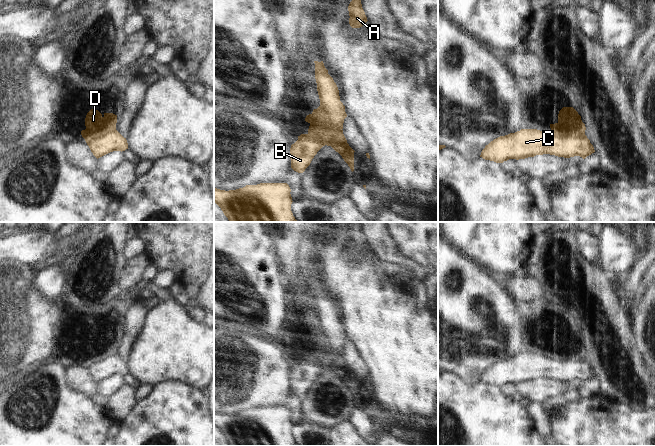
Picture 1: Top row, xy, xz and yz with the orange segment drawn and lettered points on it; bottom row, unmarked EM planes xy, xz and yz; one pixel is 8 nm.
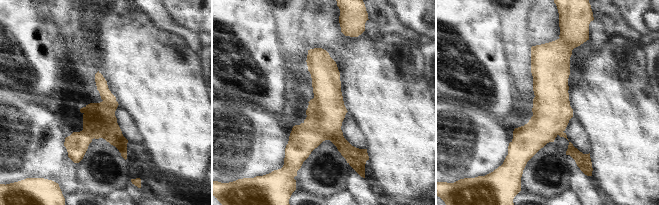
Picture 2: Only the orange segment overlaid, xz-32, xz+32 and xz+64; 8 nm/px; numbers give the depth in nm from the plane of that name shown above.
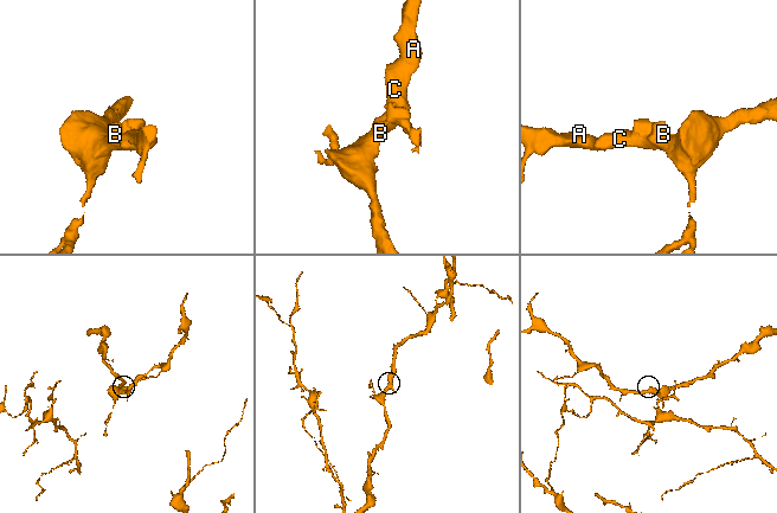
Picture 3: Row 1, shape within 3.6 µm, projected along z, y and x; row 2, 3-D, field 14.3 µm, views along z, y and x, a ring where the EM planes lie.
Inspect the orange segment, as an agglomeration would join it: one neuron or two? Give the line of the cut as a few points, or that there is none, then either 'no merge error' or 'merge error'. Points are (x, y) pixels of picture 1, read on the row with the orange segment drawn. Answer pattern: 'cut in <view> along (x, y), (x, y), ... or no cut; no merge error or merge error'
no cut; no merge error

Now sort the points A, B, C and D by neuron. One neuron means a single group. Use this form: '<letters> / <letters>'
A B C D

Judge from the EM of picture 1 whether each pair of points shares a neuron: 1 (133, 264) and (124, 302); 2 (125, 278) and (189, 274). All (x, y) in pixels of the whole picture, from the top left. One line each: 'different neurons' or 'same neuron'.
1: different neurons
2: different neurons

